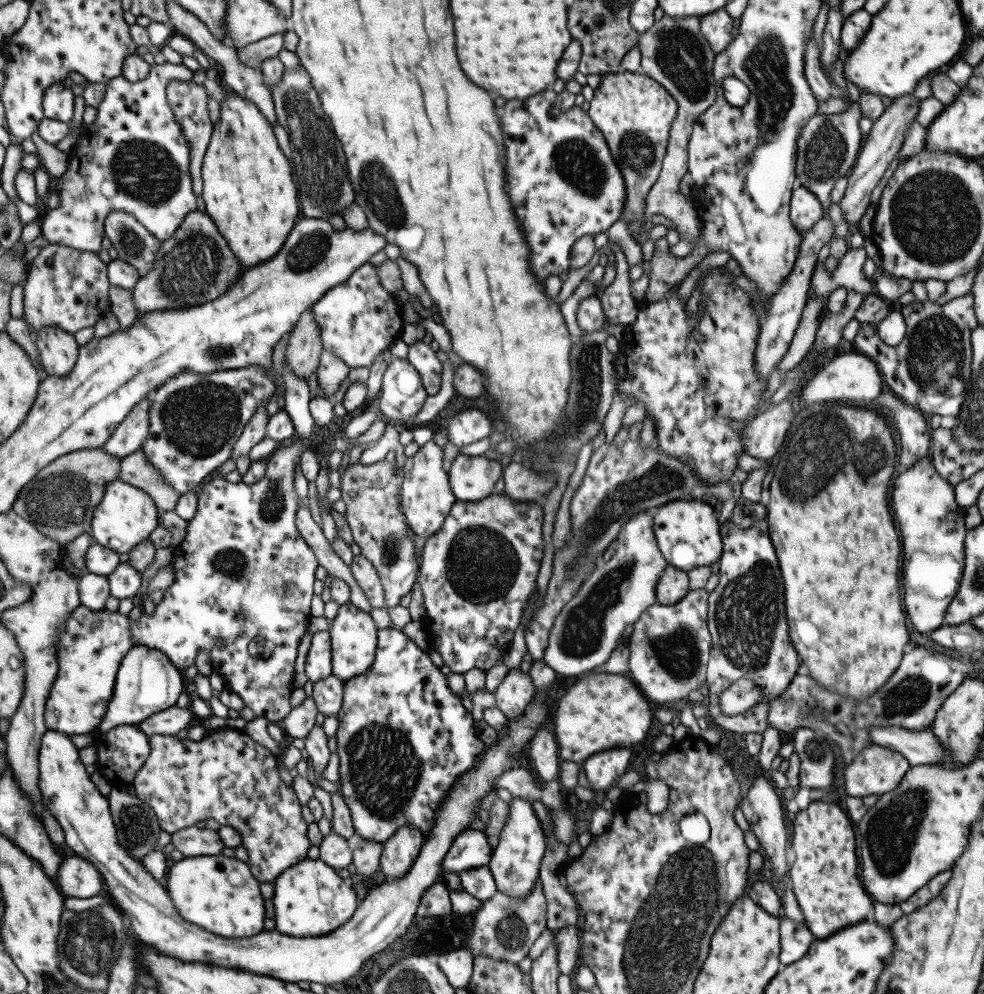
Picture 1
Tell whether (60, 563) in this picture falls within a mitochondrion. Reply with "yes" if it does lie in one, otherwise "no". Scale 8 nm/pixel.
no

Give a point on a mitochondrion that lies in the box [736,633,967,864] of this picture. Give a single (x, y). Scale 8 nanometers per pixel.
(902, 698)

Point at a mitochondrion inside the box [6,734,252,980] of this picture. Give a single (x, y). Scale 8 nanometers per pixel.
(137, 826)

